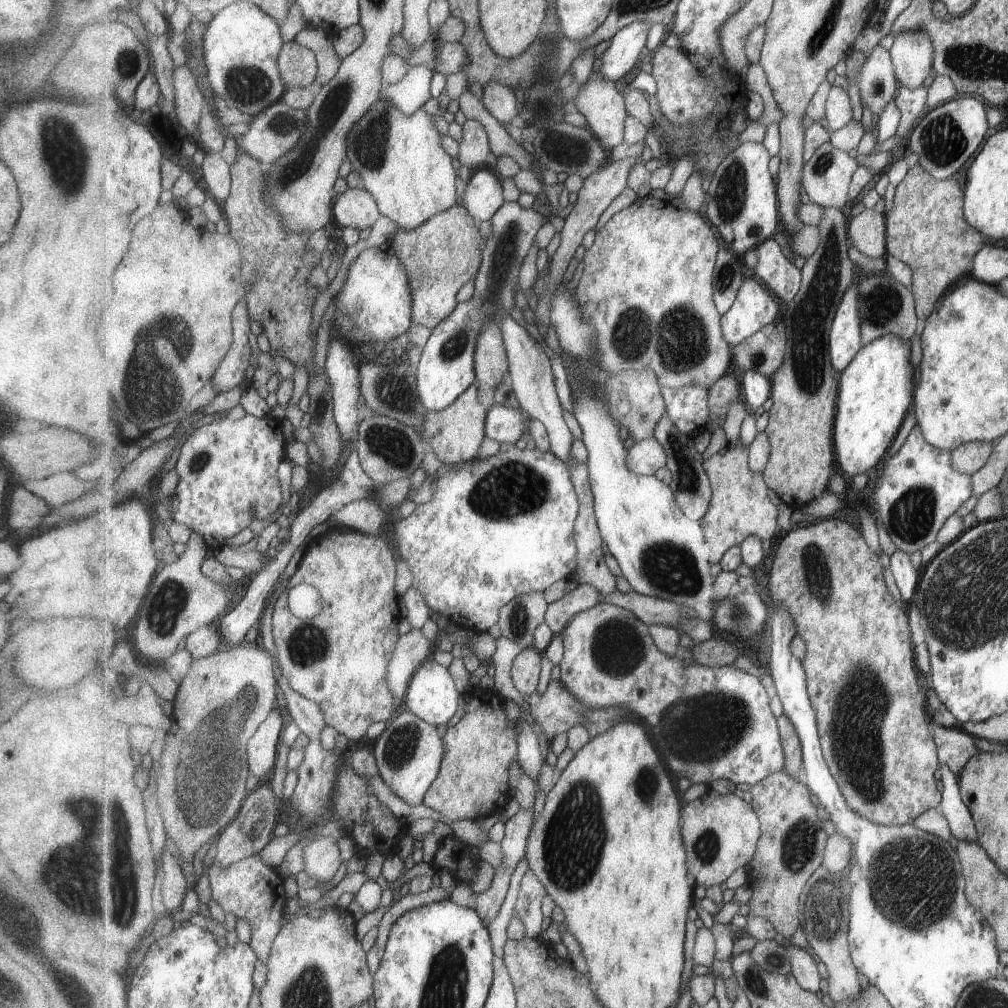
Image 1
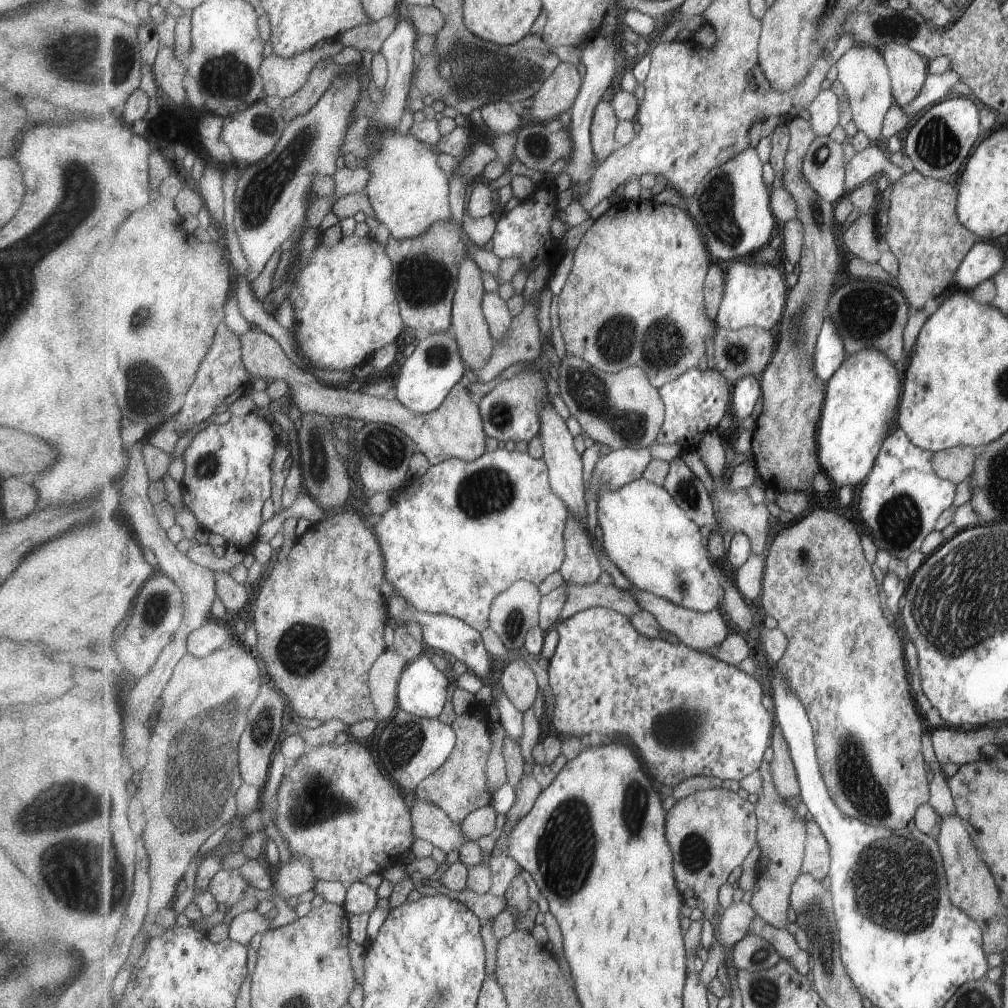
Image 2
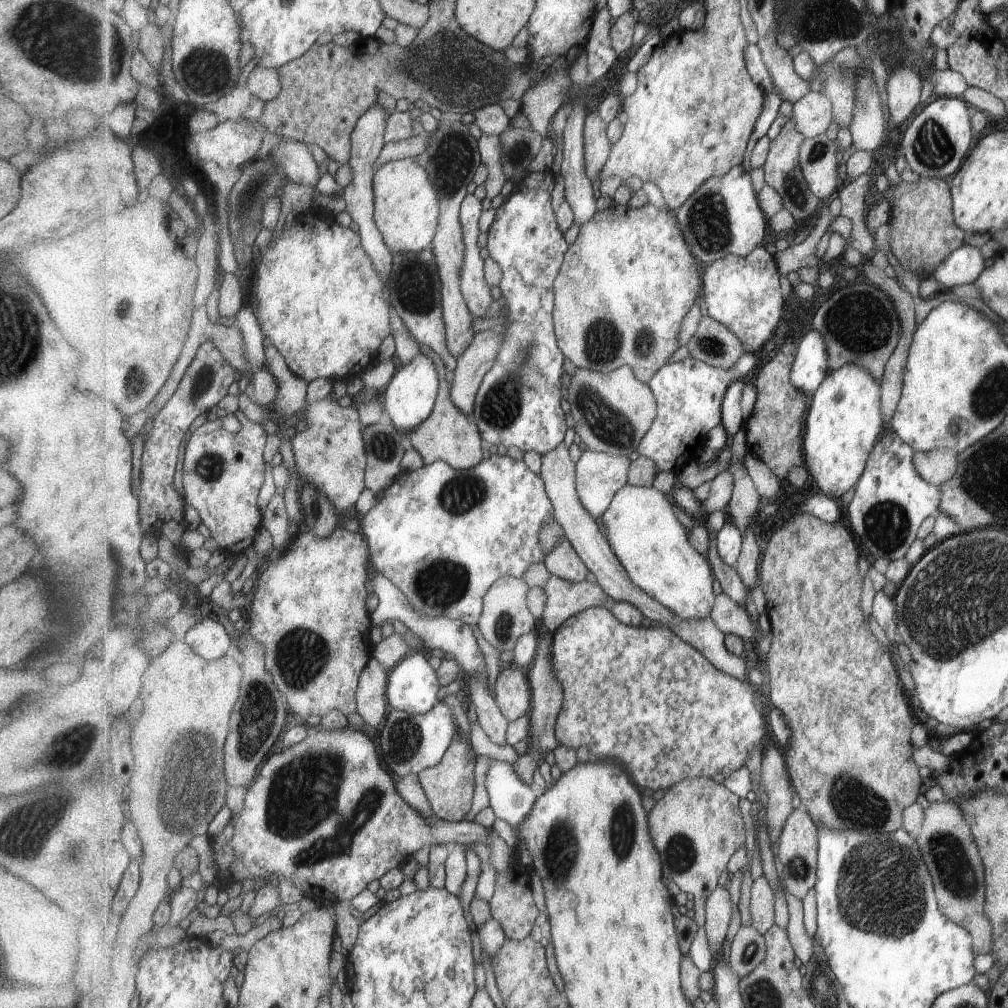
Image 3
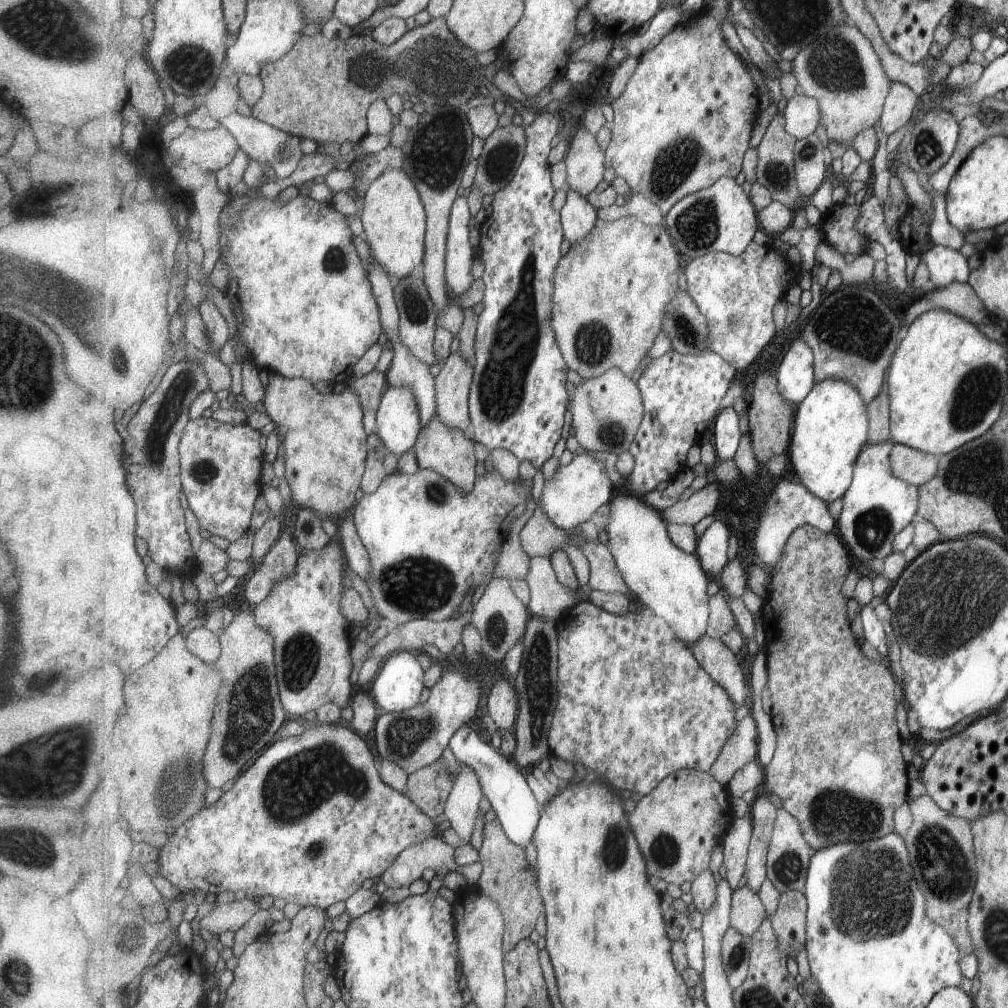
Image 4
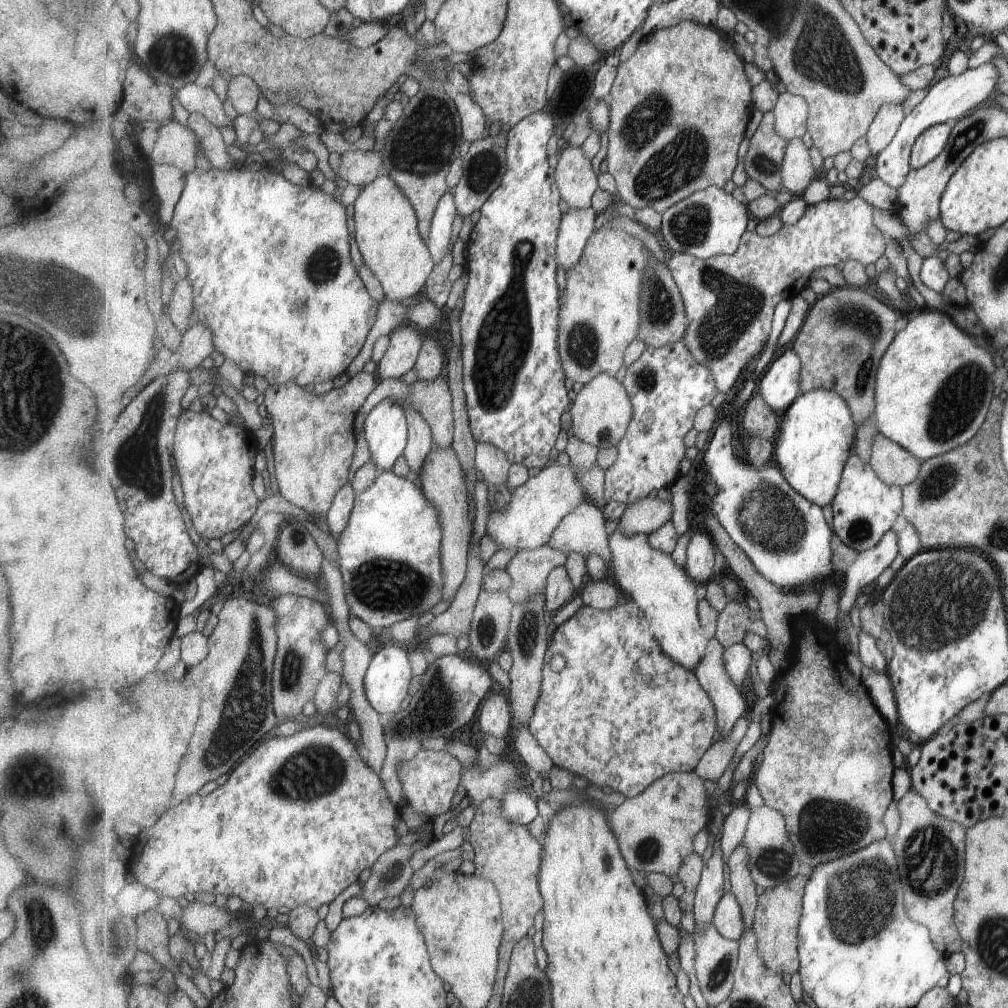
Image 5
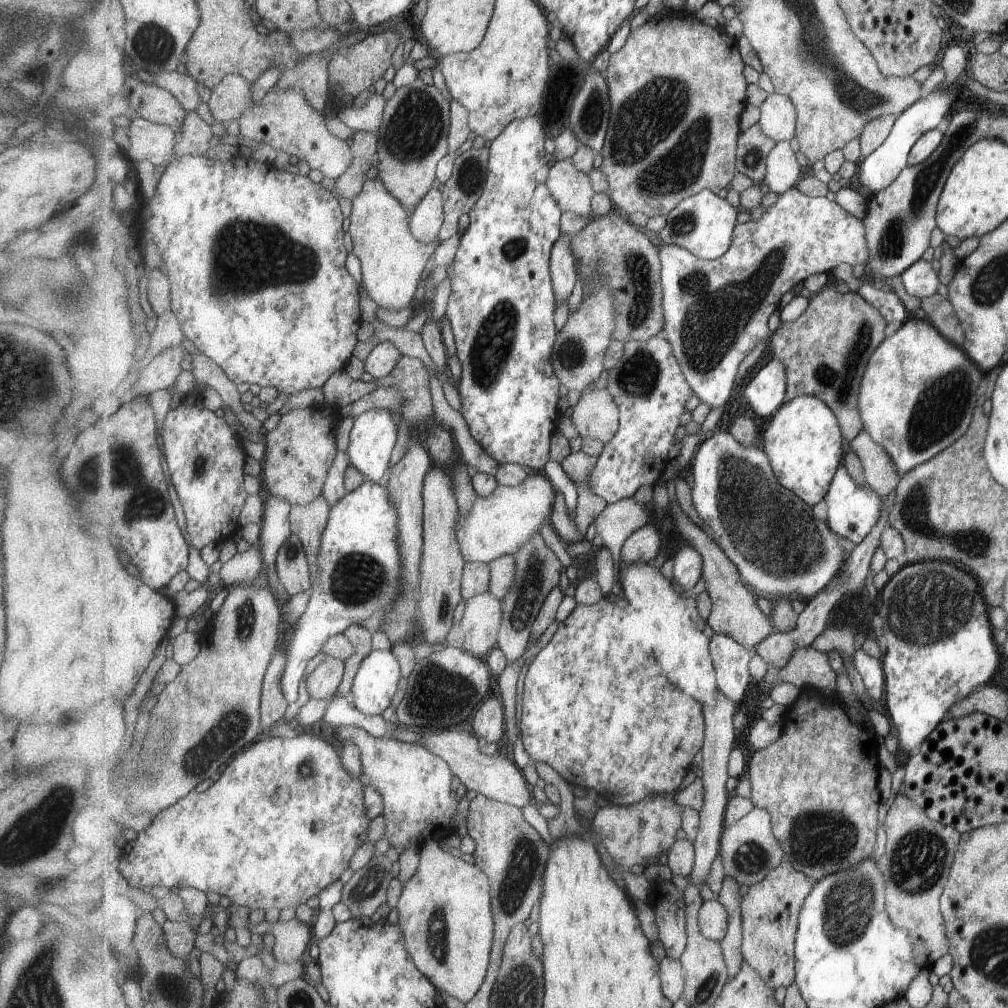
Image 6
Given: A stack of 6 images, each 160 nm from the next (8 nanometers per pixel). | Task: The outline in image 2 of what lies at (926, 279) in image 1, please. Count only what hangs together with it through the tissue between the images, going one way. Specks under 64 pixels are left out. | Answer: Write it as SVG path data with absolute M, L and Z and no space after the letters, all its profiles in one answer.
M915 169L893 184L884 246L893 251L900 262L895 284L905 293L911 310L926 309L929 298L939 296L951 282L955 270L978 238L957 220L955 185L932 179Z

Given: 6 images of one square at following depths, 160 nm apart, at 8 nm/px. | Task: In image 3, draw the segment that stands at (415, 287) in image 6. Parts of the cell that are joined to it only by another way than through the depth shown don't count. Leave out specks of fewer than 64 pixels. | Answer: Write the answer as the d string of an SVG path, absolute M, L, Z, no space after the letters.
M405 158L379 166L374 177L375 213L374 220L377 228L383 232L383 238L389 249L398 254L417 254L431 245L437 235L437 226L440 225L441 200L433 180L425 167L419 166L415 158Z

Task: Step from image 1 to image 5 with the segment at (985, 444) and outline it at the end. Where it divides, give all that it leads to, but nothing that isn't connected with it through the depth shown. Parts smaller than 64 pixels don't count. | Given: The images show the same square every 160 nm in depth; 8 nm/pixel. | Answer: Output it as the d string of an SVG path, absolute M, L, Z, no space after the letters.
M879 432L870 460L877 474L890 485L904 487L916 479L922 461Z

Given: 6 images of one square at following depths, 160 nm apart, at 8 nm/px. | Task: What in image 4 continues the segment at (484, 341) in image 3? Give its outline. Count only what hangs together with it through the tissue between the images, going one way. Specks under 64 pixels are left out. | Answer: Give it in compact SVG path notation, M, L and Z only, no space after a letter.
M451 353L436 376L438 415L449 426L465 430L471 424L470 390L474 364L463 353Z

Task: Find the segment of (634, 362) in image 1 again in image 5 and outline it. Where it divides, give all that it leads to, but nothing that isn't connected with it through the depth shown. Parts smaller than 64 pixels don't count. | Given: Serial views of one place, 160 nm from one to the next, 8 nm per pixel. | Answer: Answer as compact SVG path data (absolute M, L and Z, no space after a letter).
M609 224L603 225L589 237L579 262L566 272L566 287L560 307L560 355L569 380L586 386L598 374L609 373L615 376L624 366L629 345L637 340L643 316L640 310L641 295L644 289L644 272L648 269L651 251L641 238L625 230L615 230Z

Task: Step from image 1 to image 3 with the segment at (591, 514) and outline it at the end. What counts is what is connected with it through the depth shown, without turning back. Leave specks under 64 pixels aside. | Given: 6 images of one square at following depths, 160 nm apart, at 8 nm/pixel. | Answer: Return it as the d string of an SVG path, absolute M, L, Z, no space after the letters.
M566 537L549 554L545 564L551 575L555 574L558 578L573 583L584 582L590 572L581 556L575 551L573 544Z

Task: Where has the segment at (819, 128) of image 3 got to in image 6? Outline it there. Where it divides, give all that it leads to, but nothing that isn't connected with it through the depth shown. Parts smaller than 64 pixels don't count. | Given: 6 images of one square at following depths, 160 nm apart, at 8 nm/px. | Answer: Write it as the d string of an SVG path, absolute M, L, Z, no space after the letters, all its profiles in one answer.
M771 93L760 106L759 124L767 136L777 142L789 141L796 137L798 110L789 95Z

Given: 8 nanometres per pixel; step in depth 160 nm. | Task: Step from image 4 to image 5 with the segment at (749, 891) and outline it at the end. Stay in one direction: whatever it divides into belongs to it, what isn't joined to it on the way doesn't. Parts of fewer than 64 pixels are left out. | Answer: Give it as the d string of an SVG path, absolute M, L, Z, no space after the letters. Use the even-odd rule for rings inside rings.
M798 874L789 882L766 889L759 897L753 928L758 936L758 947L765 964L781 974L795 974L801 967L800 920L803 916L804 896L810 877ZM727 891L718 903L713 924L725 938L739 941L744 935L744 914L741 903L733 891Z

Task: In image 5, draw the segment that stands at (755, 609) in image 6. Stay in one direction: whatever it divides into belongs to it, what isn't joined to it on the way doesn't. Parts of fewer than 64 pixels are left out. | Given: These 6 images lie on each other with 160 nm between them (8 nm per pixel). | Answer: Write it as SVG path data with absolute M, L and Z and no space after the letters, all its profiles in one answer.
M746 600L731 601L721 612L718 620L716 637L719 642L729 648L737 643L743 643L749 633L758 634L763 638L768 636L766 622L752 617L752 610Z

